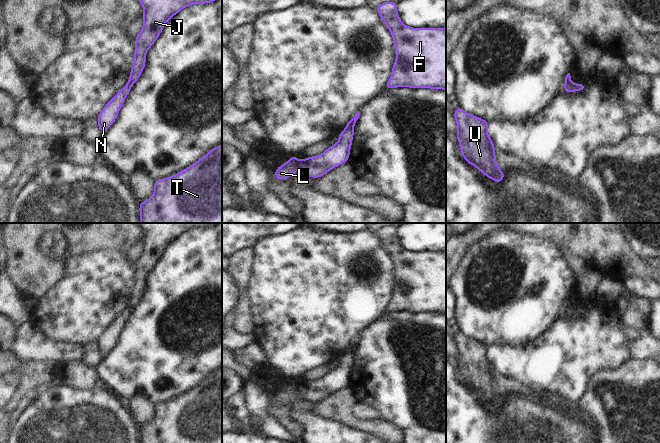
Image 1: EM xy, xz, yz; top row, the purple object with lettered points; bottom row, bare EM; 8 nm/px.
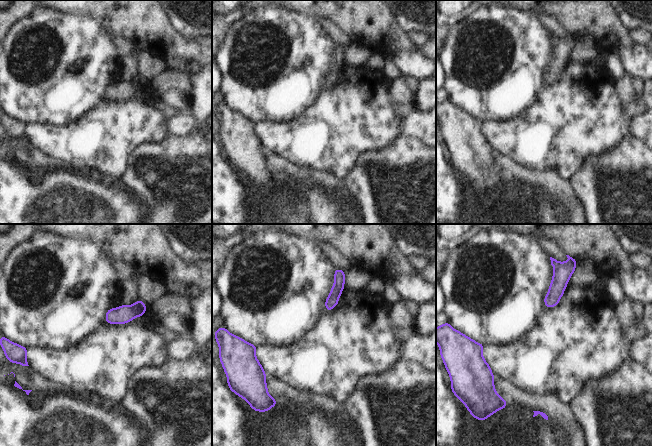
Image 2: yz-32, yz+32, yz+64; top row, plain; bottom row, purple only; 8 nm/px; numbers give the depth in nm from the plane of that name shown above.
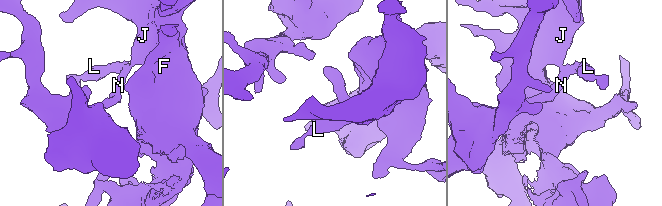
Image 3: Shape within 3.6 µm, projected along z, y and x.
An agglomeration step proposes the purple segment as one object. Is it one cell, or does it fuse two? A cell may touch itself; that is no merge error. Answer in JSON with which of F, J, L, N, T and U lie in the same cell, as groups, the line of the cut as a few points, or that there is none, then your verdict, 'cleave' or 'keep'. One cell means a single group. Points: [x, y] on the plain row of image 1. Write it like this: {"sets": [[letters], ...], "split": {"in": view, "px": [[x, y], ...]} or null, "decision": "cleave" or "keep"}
{"sets": [["F", "J", "T", "U"], ["L", "N"]], "split": {"in": "xy", "px": [[128, 306], [131, 310]]}, "decision": "cleave"}

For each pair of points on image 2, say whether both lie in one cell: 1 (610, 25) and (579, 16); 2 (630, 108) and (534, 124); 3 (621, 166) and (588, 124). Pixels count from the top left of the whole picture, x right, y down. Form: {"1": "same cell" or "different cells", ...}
{"1": "same cell", "2": "different cells", "3": "different cells"}

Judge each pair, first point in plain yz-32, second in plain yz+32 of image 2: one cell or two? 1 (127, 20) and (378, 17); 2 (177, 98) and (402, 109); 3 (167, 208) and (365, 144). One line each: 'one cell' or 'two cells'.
1: one cell
2: two cells
3: two cells

